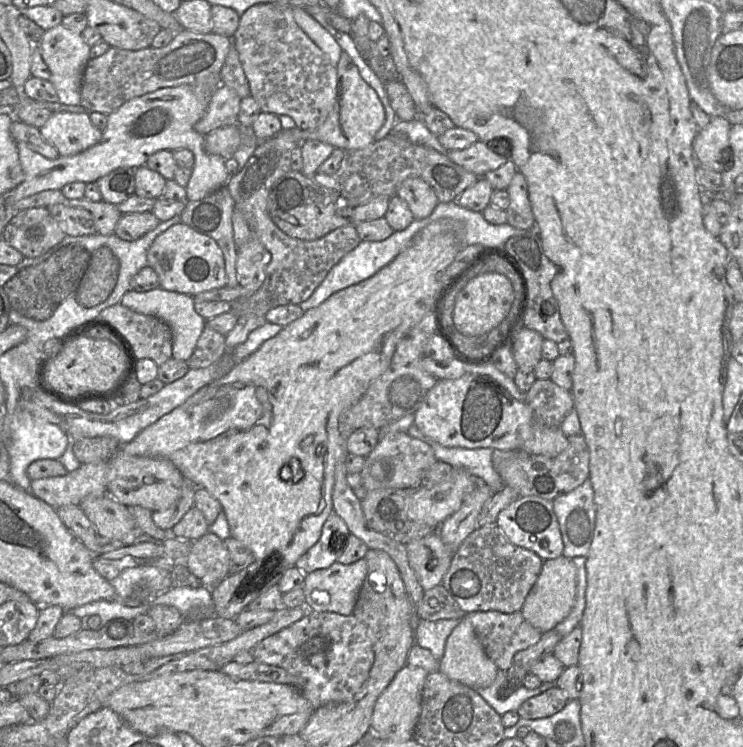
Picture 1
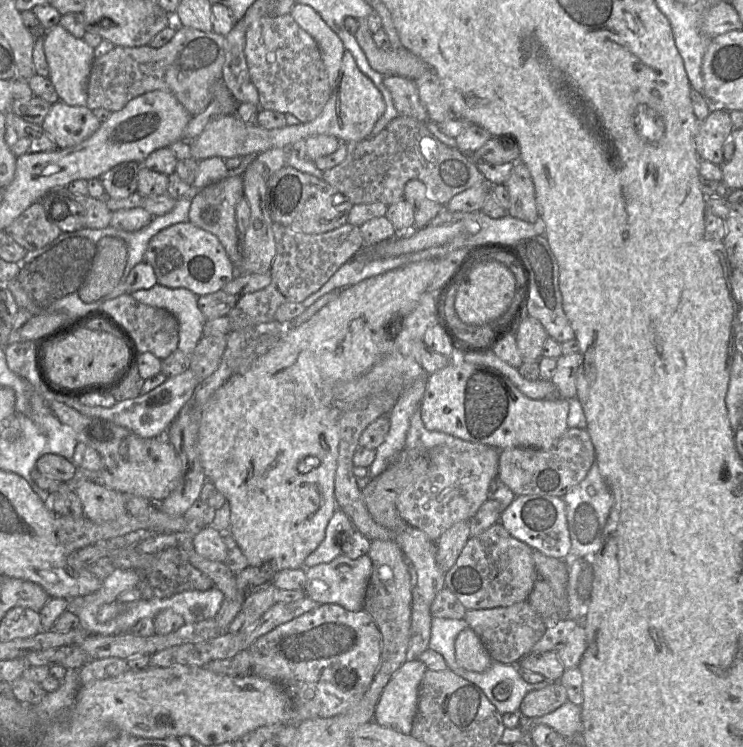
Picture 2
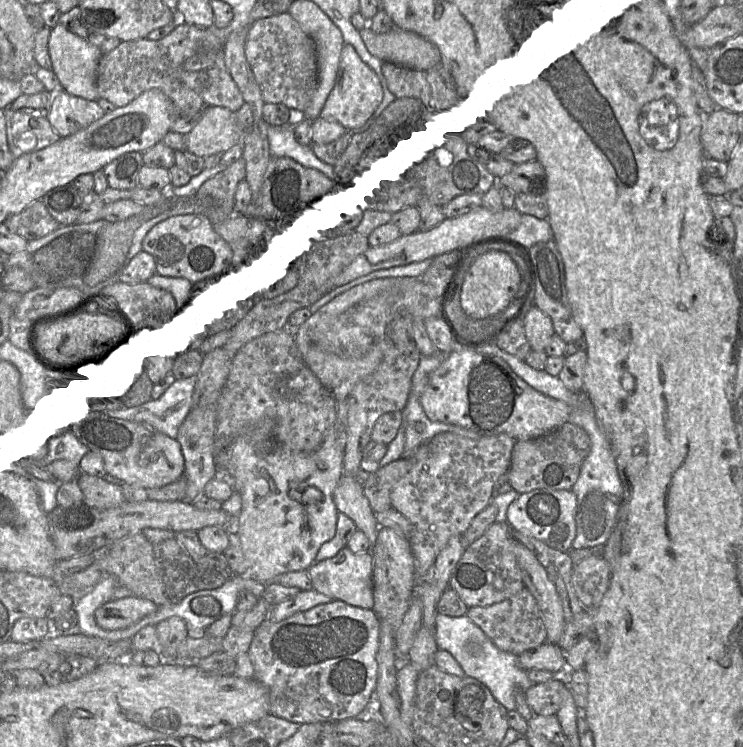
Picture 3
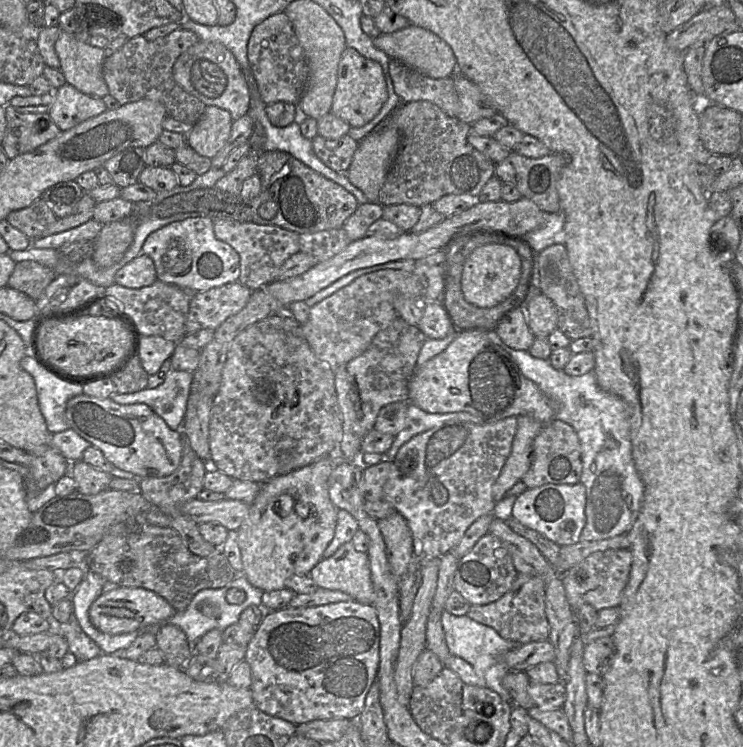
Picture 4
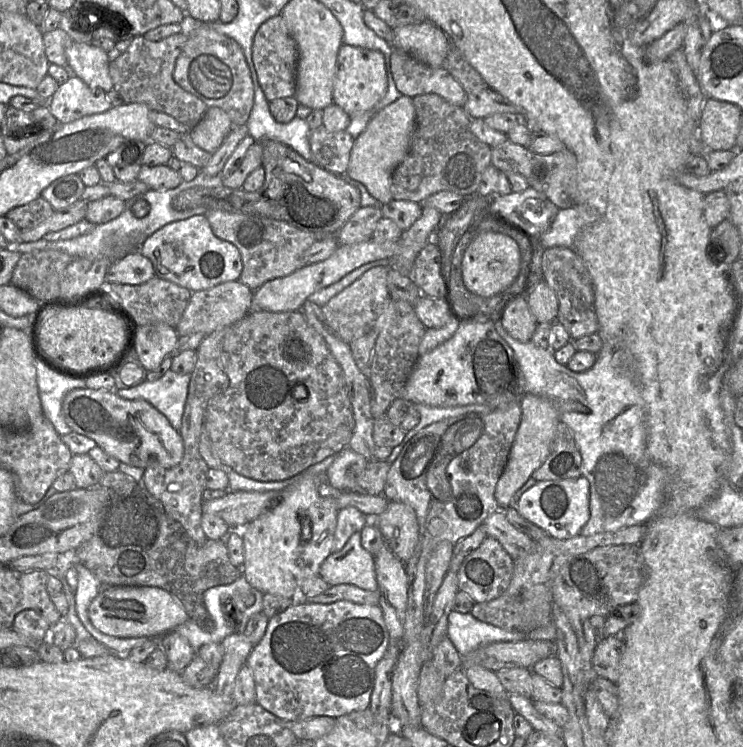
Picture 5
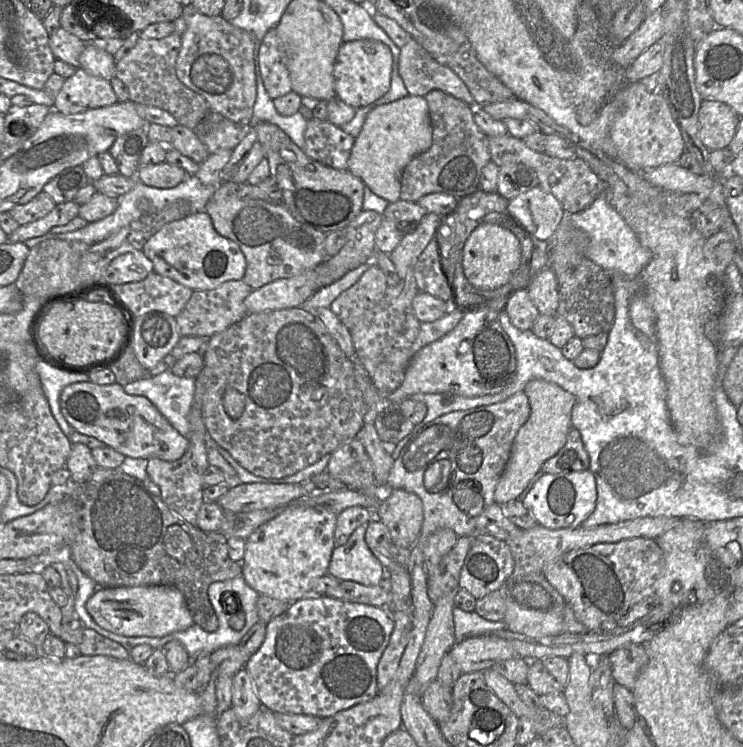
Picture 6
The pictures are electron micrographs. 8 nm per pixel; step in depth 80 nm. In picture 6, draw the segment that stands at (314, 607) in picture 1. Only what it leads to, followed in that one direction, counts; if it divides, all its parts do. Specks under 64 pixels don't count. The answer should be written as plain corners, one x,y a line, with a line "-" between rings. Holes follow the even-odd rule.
367,524
355,529
344,545
332,552
327,574
339,581
375,586
385,578
385,568
365,542

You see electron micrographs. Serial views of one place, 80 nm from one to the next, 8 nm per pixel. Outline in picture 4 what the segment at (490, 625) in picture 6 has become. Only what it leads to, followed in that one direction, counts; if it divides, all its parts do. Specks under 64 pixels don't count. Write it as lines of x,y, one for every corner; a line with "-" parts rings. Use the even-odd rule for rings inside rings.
443,611
441,624
451,655
458,656
470,663
475,672
485,679
486,687
497,692
508,703
513,703
510,692
503,685
504,676
510,672
503,660
503,656
506,652
519,648
521,644
502,638
493,628
481,624
467,615
455,616

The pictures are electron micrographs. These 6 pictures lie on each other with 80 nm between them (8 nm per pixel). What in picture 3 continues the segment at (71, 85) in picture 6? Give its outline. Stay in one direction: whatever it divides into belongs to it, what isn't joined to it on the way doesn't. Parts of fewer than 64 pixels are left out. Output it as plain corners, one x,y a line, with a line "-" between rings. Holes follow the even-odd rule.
61,89
53,95
47,119
61,138
88,127
103,115
97,101
73,96

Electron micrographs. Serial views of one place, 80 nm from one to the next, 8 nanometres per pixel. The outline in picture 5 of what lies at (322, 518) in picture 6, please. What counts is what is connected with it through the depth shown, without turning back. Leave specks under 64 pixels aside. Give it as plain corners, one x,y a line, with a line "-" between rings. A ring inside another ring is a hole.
325,475
304,477
292,483
282,491
277,502
241,530
244,547
242,575
253,588
263,594
299,598
301,582
317,576
322,563
332,553
339,509
333,497
320,494
319,486
324,479

